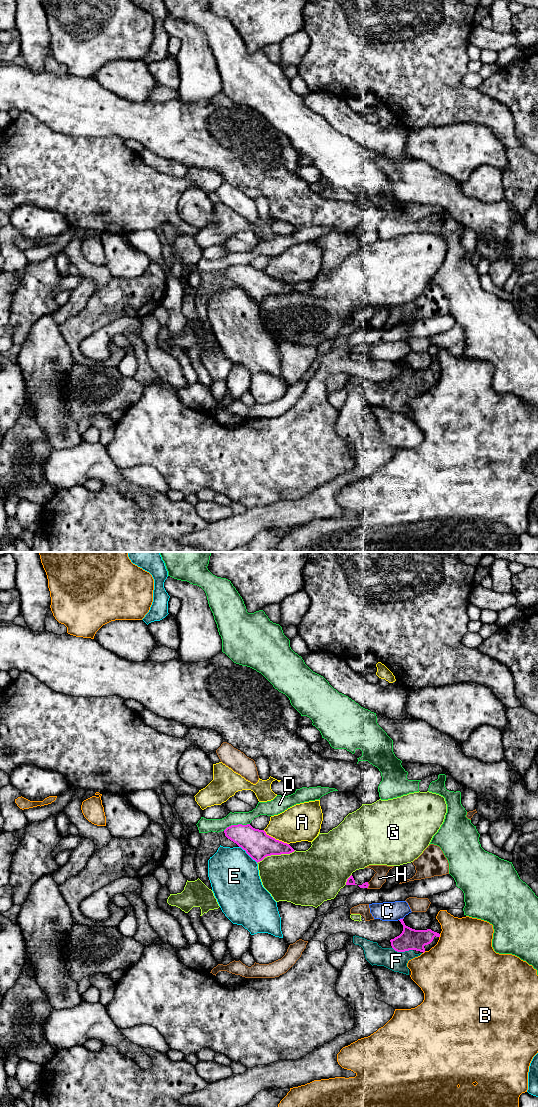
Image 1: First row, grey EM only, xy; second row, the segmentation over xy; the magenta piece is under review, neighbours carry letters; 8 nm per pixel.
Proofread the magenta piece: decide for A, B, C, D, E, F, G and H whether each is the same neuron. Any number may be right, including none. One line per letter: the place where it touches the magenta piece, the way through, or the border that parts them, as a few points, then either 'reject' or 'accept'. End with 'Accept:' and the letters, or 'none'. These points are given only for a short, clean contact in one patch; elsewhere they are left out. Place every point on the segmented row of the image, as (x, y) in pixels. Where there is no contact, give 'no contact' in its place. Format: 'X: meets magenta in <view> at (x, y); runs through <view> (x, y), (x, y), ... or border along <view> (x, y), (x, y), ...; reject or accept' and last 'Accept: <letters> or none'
A: meets magenta in xy at (275, 839); reject
B: meets magenta in xy at (439, 936); reject
C: meets magenta in xy at (401, 919); border along xy (403, 917), (399, 920); reject
D: meets magenta in xy at (236, 825); reject
E: meets magenta in xy at (248, 854); reject
F: meets magenta in xy at (402, 951); runs through xy (410, 939), (402, 951), (396, 958), (396, 961); accept
G: meets magenta in xy at (276, 854); reject
H: meets magenta in xy at (368, 885); reject
Accept: F

